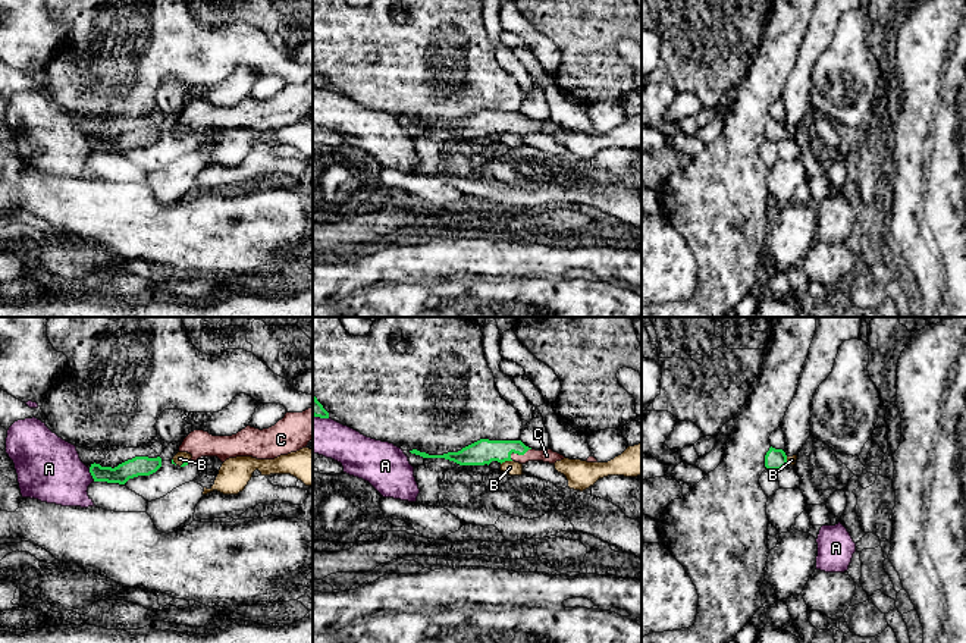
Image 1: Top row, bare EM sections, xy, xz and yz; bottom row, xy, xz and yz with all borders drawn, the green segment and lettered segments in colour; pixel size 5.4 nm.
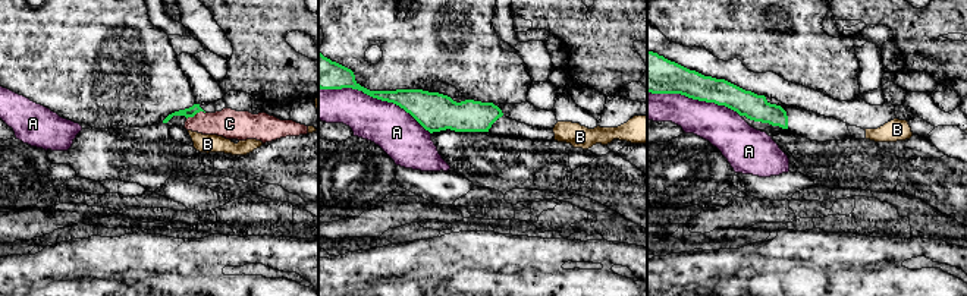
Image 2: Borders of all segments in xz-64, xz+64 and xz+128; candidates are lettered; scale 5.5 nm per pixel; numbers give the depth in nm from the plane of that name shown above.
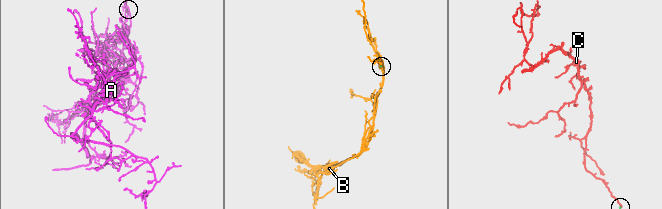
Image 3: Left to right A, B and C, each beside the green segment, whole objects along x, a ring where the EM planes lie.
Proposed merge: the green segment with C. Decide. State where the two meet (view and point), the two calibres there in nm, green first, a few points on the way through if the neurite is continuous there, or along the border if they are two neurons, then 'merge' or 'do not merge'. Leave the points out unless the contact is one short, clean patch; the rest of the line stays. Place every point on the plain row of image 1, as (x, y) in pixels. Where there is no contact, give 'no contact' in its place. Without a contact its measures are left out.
contact xz (518, 125); calibres 140 and 80 nm; way xz (483, 122), (518, 125), (546, 126); merge

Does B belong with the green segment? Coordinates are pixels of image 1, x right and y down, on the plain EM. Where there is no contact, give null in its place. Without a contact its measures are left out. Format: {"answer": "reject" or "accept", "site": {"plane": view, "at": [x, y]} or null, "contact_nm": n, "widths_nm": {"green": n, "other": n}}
{"answer": "reject", "site": {"plane": "xz", "at": [505, 131]}, "contact_nm": 70, "widths_nm": {"green": 140, "other": 80}}

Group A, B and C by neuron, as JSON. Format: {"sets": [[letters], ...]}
{"sets": [["A"], ["B"], ["C"]]}

